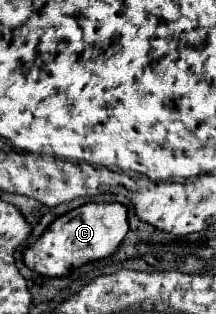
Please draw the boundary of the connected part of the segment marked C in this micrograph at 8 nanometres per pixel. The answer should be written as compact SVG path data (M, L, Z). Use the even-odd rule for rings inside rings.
M85 203L61 217L57 217L43 235L23 251L23 263L41 275L63 277L75 267L89 261L109 257L117 251L129 231L127 209L121 203Z

